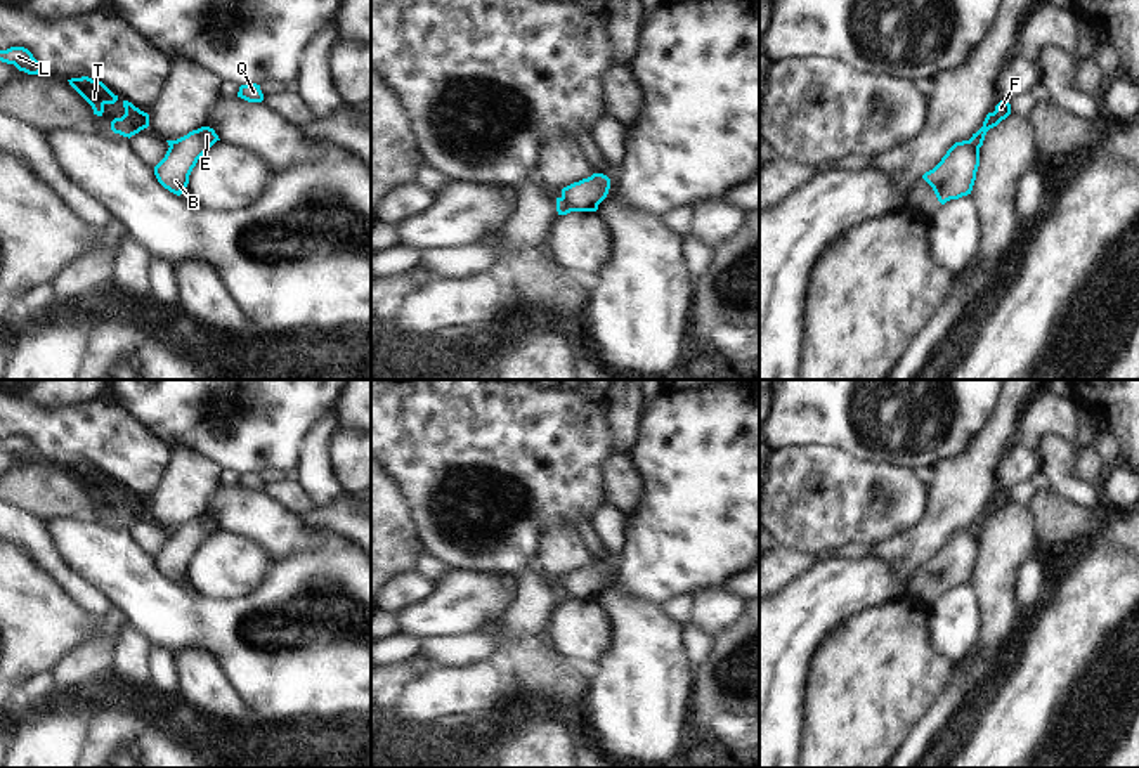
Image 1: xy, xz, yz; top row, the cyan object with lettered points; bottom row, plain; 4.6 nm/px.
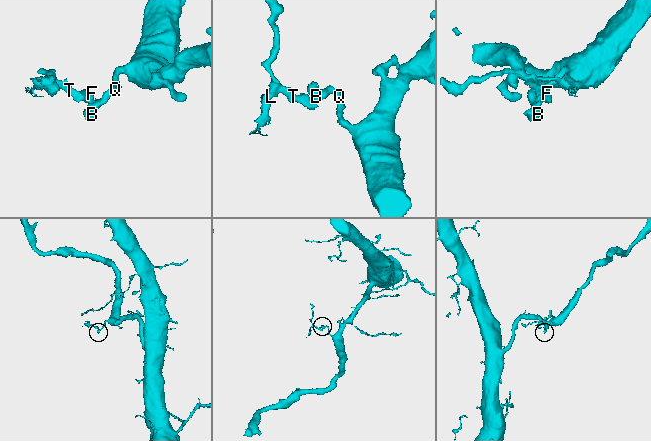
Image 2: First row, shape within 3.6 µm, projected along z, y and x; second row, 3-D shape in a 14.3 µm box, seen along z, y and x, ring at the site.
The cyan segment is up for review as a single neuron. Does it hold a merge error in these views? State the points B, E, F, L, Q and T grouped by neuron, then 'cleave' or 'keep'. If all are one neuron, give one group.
B E Q / F L T; cleave

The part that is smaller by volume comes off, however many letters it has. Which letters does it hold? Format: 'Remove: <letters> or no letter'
Remove: F, L, T

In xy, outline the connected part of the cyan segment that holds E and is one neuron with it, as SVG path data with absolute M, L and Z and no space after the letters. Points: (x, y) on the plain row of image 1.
M201 515L177 527L165 546L154 555L158 570L170 581L180 584L189 572L189 563L198 548L220 529L213 517Z

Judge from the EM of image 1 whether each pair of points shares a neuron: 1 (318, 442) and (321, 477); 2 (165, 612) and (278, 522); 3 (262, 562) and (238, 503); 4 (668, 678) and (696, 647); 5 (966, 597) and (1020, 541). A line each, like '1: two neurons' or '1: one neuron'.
1: one neuron
2: two neurons
3: two neurons
4: two neurons
5: two neurons

